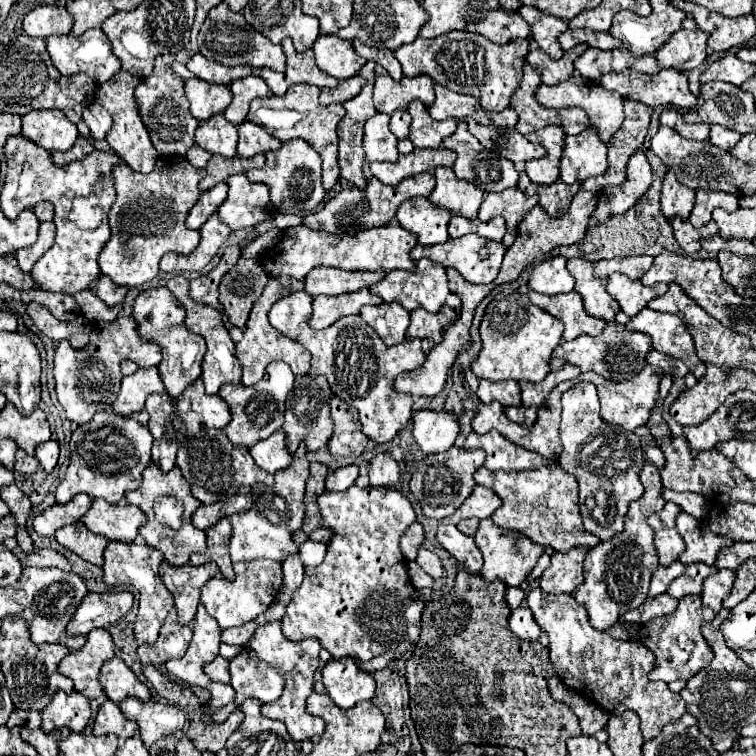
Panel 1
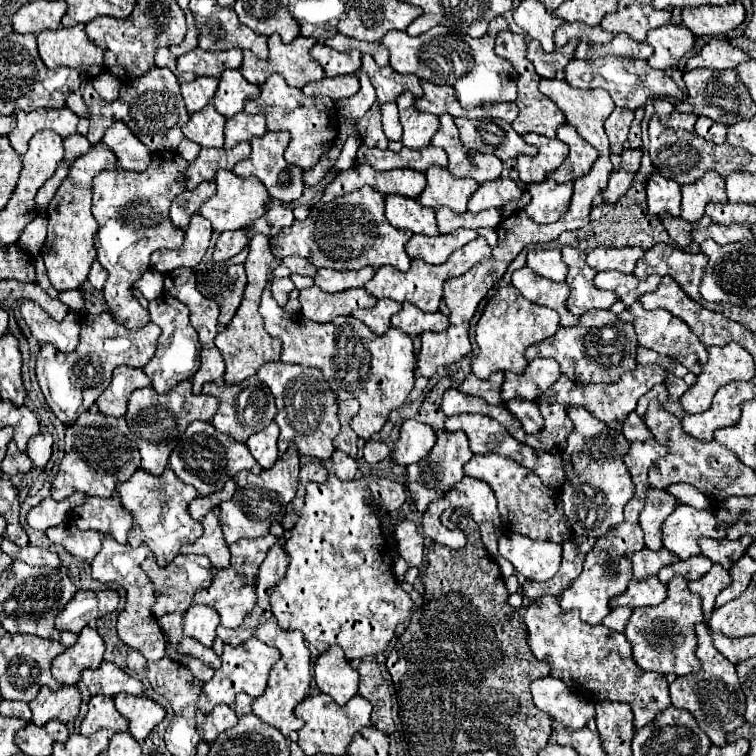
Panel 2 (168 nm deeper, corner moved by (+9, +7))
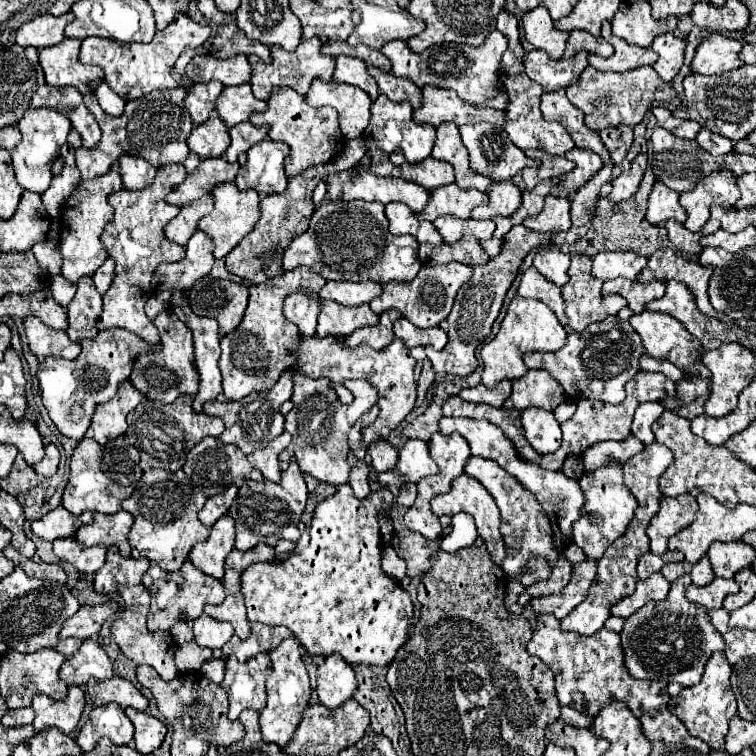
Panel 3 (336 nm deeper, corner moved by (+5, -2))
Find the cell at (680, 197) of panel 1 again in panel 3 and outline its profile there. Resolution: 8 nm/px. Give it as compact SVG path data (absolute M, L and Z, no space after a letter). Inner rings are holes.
M657 181L649 195L649 209L645 213L645 219L653 225L663 225L667 219L683 223L685 217L685 209L679 205L679 193Z

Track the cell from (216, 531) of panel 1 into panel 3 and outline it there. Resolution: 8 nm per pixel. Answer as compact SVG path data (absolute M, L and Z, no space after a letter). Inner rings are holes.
M223 515L211 527L211 535L207 537L207 541L197 543L191 549L191 561L199 569L203 569L203 573L221 579L225 557L231 553L233 545L235 545L235 525L229 515Z

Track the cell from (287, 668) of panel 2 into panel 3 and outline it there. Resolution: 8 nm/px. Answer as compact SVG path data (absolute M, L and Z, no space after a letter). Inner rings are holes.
M293 637L285 639L269 655L273 661L273 673L267 679L267 697L269 699L267 699L267 707L259 715L259 723L261 723L261 733L263 733L265 743L275 743L279 747L285 747L287 741L293 737L299 721L301 721L303 709L309 703L311 685L309 685L309 675L307 675L305 663L303 663L301 653L299 653L297 639L293 639Z

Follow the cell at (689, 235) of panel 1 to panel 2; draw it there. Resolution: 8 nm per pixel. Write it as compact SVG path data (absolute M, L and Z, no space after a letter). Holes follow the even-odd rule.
M663 214L661 220L663 220L667 234L677 242L679 248L685 248L691 244L691 230L693 228L703 228L703 226L711 224L709 216L703 216L699 222L687 222L683 218L673 218L671 214Z

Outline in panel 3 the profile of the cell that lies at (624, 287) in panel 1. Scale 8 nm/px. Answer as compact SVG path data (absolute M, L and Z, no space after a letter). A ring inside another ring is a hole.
M611 279L603 283L601 291L603 295L609 295L609 293L623 295L629 307L633 309L633 313L641 313L649 301L659 299L665 293L665 283L663 281L639 283L639 281L629 281L629 279Z

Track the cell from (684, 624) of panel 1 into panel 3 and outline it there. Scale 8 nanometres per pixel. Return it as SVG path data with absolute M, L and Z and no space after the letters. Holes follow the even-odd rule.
M681 575L671 583L667 601L651 601L625 621L621 631L621 647L625 653L625 667L633 677L667 683L675 681L683 687L693 687L701 679L703 667L711 655L725 649L725 641L711 625L707 611L685 597L689 583L691 577Z

